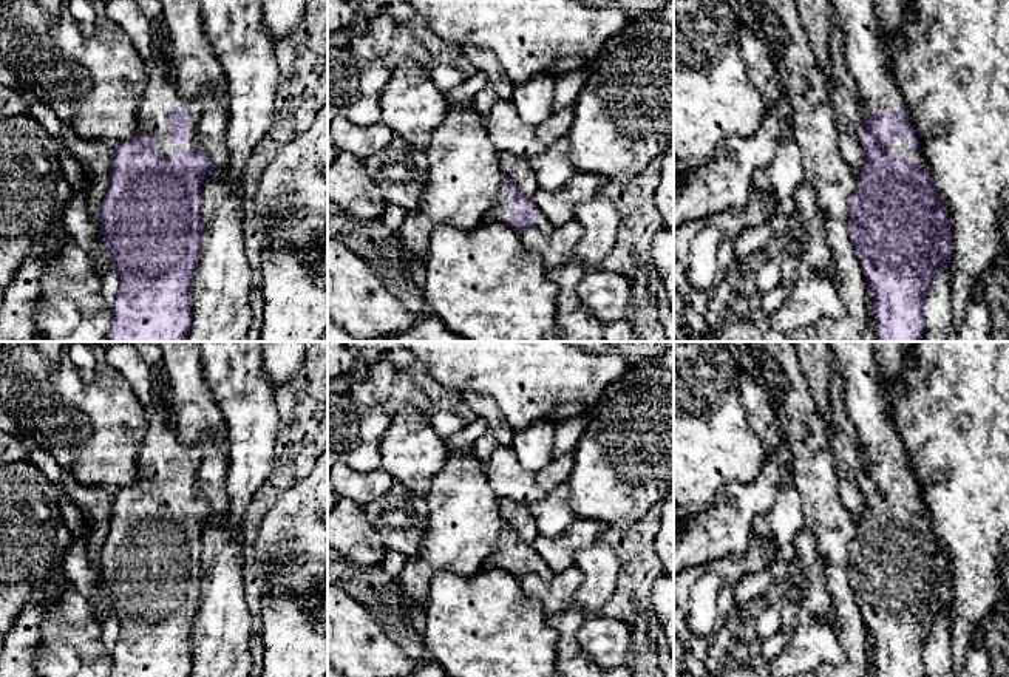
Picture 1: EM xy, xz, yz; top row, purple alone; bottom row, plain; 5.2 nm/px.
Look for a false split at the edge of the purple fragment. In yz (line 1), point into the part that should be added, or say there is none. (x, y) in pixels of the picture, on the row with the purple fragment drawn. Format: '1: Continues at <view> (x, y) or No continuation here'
1: Continues at yz (869, 64)

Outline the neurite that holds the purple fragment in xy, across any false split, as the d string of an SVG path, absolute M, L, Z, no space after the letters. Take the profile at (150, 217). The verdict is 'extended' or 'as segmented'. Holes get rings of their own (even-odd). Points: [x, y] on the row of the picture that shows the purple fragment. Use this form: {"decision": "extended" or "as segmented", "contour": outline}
{"decision": "extended", "contour": "M162 17L153 22L151 59L147 62L148 83L138 113L138 133L133 139L113 145L108 187L100 202L100 227L121 286L111 308L108 342L187 342L192 328L192 280L199 261L202 240L201 184L213 167L196 148L196 125L202 111L201 99L184 99L162 53L161 42L168 34Z"}

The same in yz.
{"decision": "extended", "contour": "M875 0L831 2L837 25L844 29L847 71L865 111L859 130L865 156L848 198L848 235L867 278L867 292L873 297L876 342L922 342L927 295L938 267L952 263L949 213L918 148Z"}

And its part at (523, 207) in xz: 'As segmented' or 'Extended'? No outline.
Extended

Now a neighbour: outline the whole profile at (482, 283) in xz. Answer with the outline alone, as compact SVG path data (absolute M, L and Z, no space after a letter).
M481 224L476 229L437 226L430 235L423 266L420 304L428 308L451 332L468 342L545 342L556 328L558 287L547 278L542 258L528 252L519 232L507 224Z

